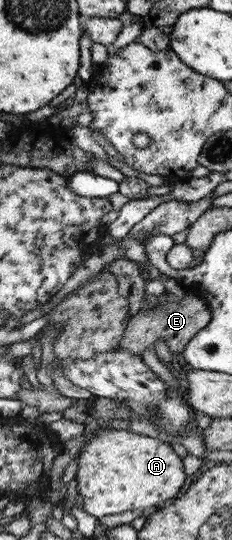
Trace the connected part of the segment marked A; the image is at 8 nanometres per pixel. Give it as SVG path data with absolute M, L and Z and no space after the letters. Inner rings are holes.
M99 430L80 447L76 460L74 478L82 510L96 518L124 511L152 511L173 500L188 485L181 457L170 444L131 430Z

